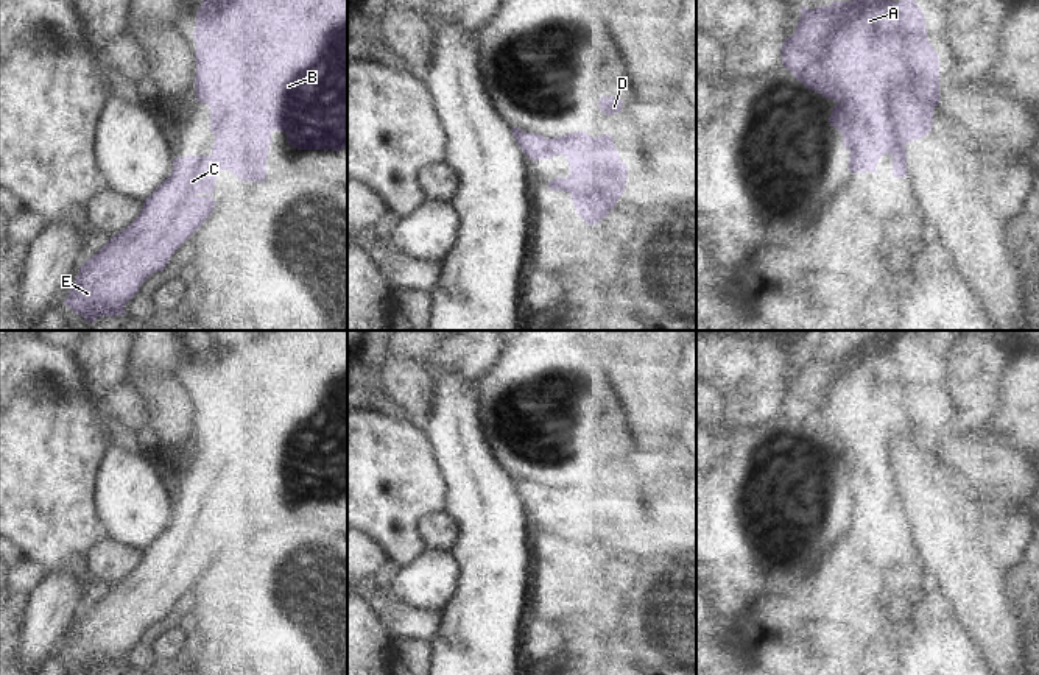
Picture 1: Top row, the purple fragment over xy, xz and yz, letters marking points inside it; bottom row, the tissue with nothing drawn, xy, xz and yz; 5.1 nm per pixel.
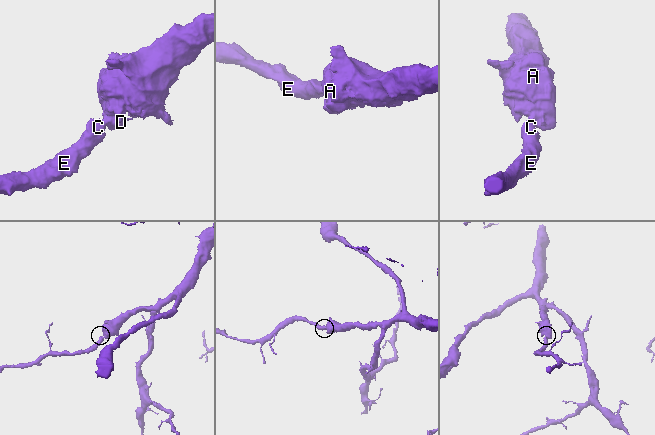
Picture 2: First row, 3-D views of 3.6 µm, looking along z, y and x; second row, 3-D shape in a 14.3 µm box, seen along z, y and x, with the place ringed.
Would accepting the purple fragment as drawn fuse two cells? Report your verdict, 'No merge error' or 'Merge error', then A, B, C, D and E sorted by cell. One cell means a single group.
No merge error. Groups: A B C D E

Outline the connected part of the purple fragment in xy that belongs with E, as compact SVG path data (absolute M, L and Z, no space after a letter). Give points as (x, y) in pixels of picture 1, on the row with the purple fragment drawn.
M203 0L196 12L196 28L193 31L196 42L196 76L195 92L199 103L210 108L210 131L215 134L210 156L185 156L173 159L171 175L143 201L143 207L137 218L122 232L111 237L109 242L93 254L83 267L76 281L70 285L70 293L64 304L81 315L86 321L93 323L98 316L126 315L125 304L140 292L140 285L153 273L162 271L168 259L199 226L209 218L215 209L215 201L210 196L215 190L217 175L221 170L232 171L238 179L248 182L265 182L266 159L269 151L271 133L282 131L287 134L288 145L298 150L333 150L340 151L347 147L347 0Z

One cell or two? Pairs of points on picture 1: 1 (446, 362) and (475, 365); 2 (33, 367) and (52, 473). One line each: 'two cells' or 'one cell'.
1: one cell
2: one cell

